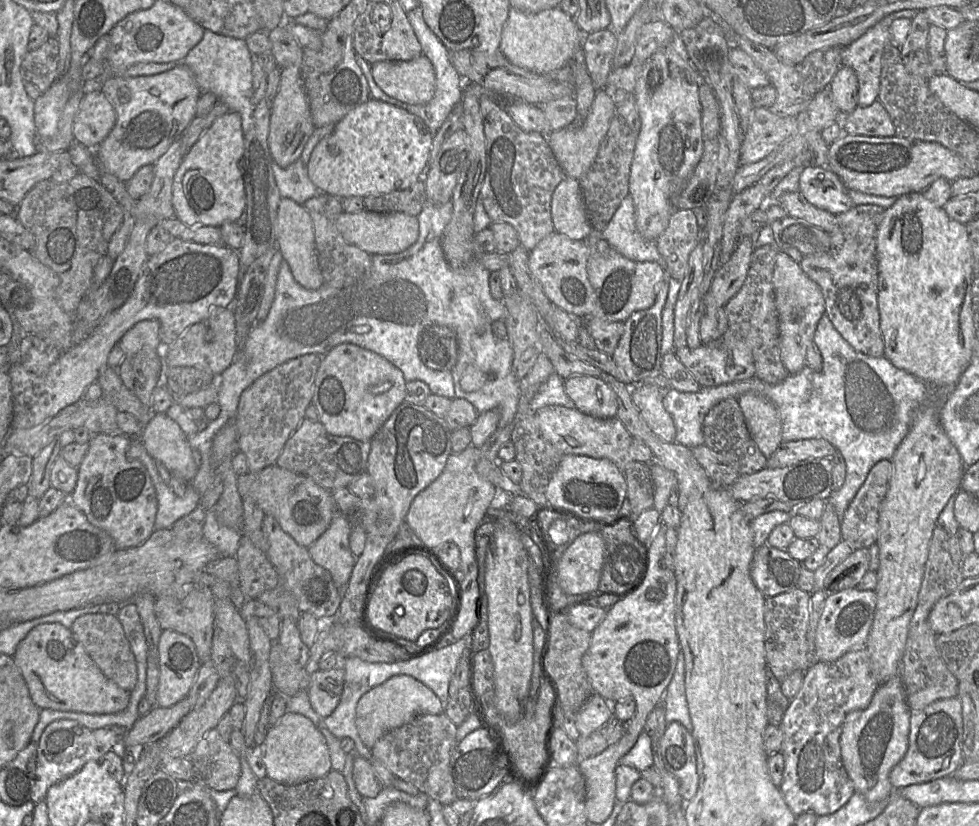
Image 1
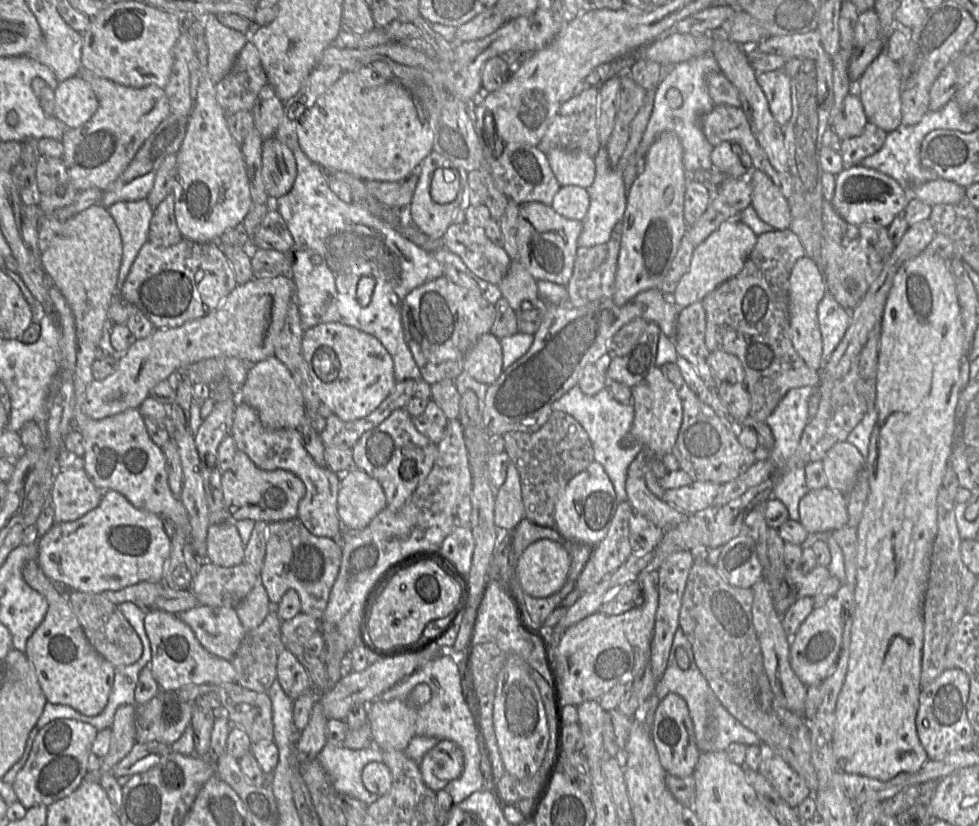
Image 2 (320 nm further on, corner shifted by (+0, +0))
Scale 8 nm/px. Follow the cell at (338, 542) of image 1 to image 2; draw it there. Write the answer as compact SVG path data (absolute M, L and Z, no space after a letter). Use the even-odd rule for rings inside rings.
M240 401L234 409L230 436L236 448L244 452L261 470L287 470L301 479L305 494L298 504L297 518L306 529L318 537L334 538L341 531L337 500L342 474L333 472L328 466L318 465L304 446L299 428L267 429L263 426L254 408Z

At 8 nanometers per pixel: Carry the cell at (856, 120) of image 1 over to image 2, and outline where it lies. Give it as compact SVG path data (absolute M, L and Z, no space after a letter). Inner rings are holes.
M868 121L859 136L843 139L840 153L844 168L860 165L861 161L881 149L887 132Z

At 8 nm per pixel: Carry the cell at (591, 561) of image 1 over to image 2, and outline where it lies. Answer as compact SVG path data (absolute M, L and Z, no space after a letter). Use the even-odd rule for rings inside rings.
M541 539L522 552L516 574L524 593L534 598L547 598L562 589L569 568L566 551L553 540Z

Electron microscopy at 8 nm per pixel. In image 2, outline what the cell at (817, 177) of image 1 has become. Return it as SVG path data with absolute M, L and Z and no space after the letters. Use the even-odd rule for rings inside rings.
M862 165L844 168L836 175L835 192L831 201L837 213L853 225L888 227L893 219L904 213L911 195L892 177Z

